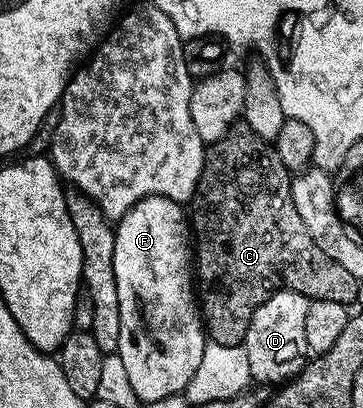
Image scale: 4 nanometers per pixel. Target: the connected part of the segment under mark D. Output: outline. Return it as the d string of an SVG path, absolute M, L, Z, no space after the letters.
M283 289L269 295L254 310L244 346L248 353L248 365L245 370L250 372L251 380L255 384L282 385L302 372L308 362L304 341L304 316L308 314L309 304L310 300L300 293Z

